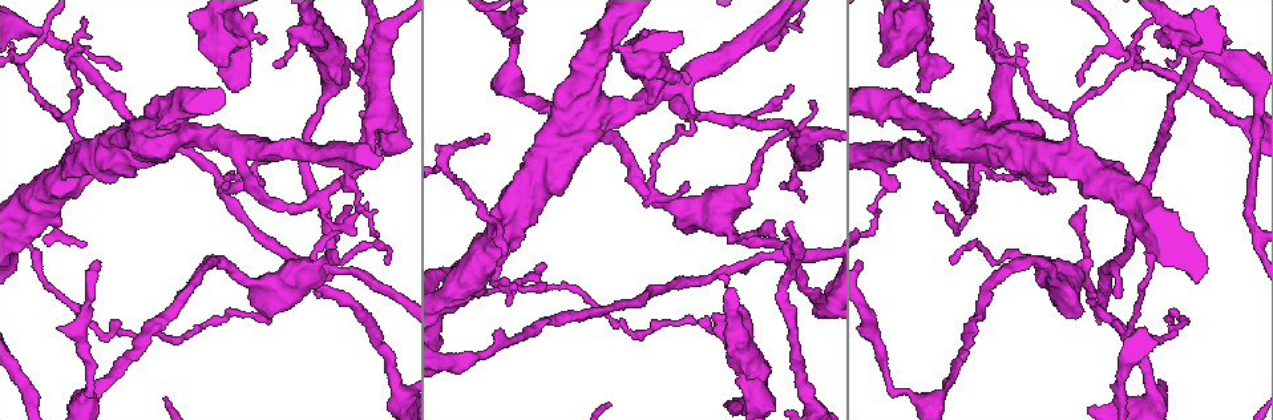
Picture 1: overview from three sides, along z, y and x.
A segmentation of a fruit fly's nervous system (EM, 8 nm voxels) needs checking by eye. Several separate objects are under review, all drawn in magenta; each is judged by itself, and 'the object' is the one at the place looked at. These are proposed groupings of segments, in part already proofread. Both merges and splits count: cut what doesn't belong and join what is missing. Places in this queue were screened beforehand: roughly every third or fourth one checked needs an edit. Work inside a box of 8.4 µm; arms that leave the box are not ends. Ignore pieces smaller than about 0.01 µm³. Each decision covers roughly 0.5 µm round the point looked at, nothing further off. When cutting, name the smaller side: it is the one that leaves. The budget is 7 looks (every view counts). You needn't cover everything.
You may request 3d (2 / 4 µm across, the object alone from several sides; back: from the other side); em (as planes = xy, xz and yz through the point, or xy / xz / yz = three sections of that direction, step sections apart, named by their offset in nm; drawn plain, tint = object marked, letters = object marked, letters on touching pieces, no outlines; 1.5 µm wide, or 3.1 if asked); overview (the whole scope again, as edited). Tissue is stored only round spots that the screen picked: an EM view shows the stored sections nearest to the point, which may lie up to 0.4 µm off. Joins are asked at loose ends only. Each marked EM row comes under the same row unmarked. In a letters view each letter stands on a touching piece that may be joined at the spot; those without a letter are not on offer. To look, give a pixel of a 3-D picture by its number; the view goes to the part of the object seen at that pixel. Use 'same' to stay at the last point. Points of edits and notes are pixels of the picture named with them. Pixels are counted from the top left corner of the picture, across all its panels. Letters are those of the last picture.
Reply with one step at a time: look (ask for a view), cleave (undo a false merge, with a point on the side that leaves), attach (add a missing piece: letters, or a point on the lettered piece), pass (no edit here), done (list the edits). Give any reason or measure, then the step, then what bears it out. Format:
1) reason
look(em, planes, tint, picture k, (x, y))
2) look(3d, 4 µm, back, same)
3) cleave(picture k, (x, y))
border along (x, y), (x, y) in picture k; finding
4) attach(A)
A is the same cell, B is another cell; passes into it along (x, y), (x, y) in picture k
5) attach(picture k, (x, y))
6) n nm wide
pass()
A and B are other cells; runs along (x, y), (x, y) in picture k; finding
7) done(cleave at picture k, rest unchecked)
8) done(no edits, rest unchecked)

look(3d, 4 µm, picture 1, (697, 321))

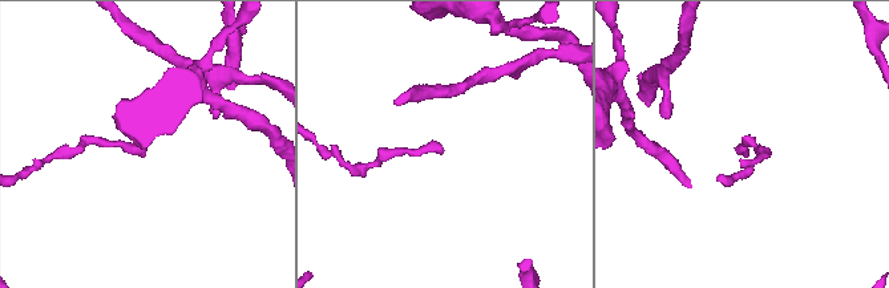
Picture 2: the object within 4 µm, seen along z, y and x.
need the tissue
look(em, planes, letters, picture 2, (746, 154))

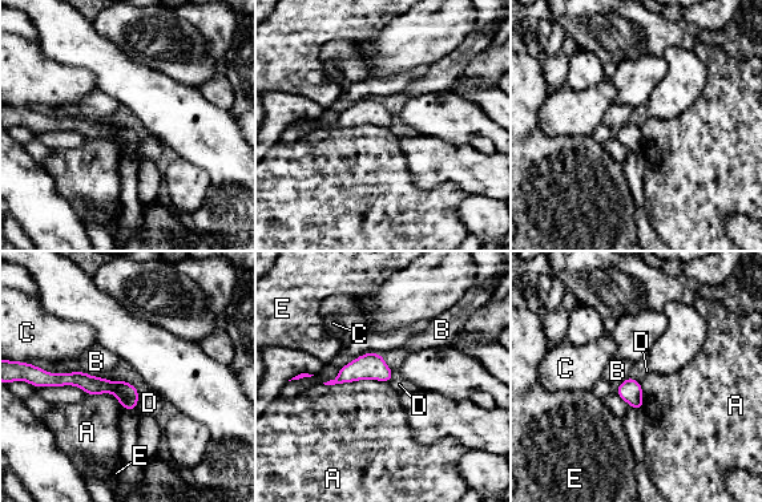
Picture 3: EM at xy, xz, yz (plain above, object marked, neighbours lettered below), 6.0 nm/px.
pass()
A, B, C, D and E are other cells; border along (387, 381), (355, 380), (323, 384) in picture 3; none of them fits

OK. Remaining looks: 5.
free end
look(em, xz, step 4, tint, picture 1, (739, 308))

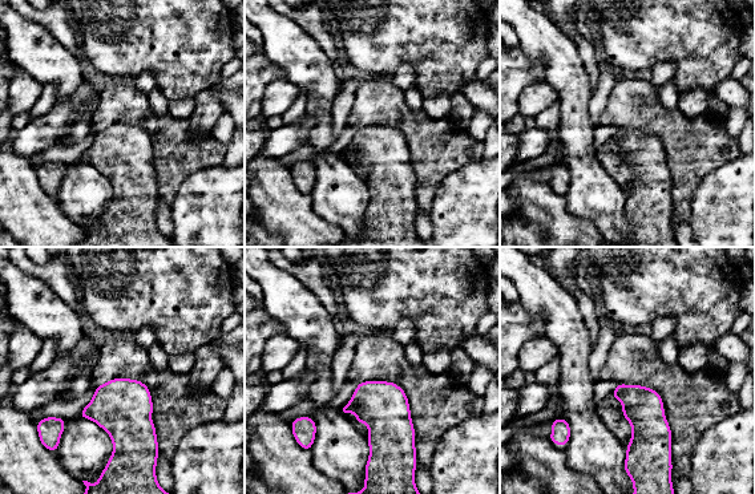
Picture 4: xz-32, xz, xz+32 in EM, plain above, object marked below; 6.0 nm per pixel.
look(em, planes, tint, same)

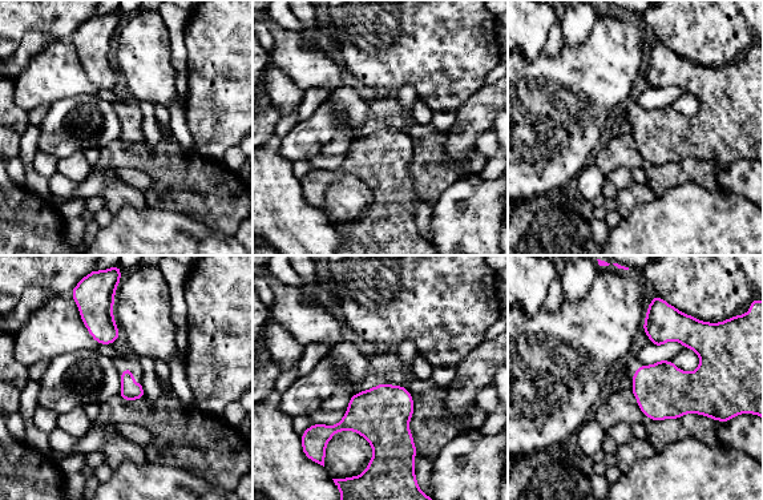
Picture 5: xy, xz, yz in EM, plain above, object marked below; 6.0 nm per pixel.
look(em, planes, letters, same)

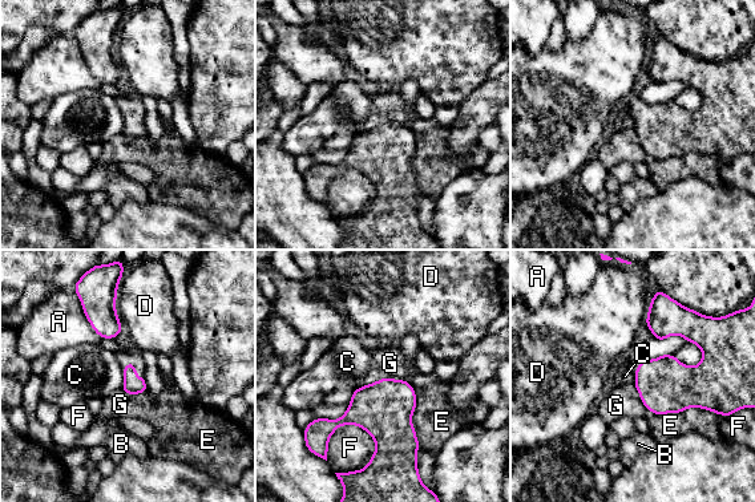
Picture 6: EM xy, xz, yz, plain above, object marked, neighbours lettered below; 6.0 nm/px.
pass()
A, B, C, D, E, F and G are other cells; none of them fits

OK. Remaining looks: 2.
branch stops here
look(em, xz, step 4, letters, picture 1, (652, 100))

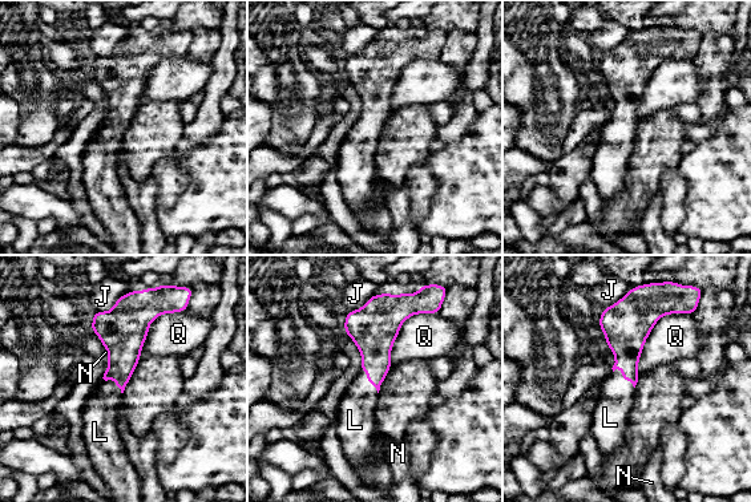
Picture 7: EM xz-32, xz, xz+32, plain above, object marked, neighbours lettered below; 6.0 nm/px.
look(em, planes, letters, same)

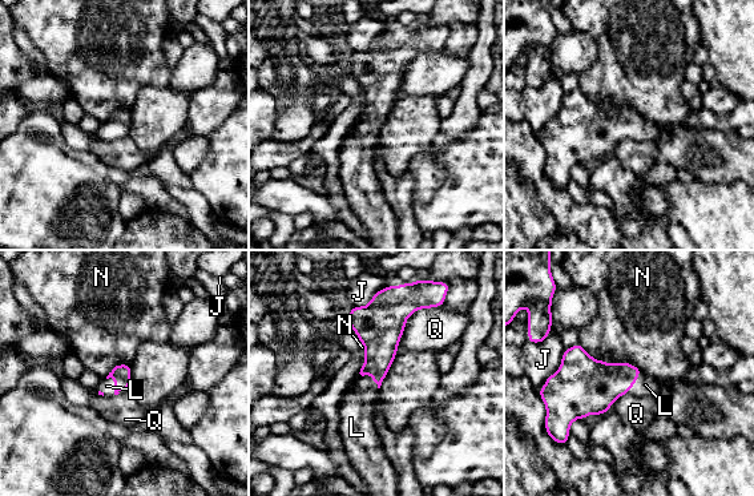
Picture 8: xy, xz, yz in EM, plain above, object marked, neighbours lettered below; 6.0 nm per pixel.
attach(picture 8, (357, 410))
L is the same cell, J, N and Q are other cells; passes into it along (380, 338), (373, 378), (357, 410) in picture 8; the cell continues

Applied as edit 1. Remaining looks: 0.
done(attach at picture 8, rest unchecked)

